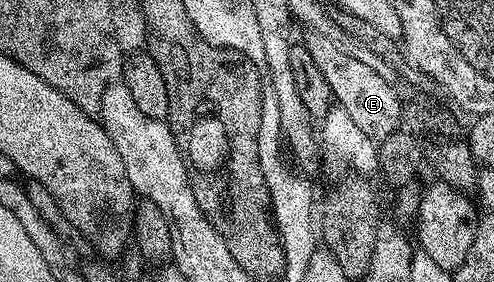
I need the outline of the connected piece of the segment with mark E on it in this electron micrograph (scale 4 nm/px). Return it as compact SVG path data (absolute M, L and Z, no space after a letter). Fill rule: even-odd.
M307 30L304 46L306 52L312 57L316 69L324 77L328 85L333 102L352 117L352 122L364 128L364 133L369 139L381 141L387 138L387 132L394 127L398 120L398 109L404 104L403 97L398 96L395 84L380 77L376 70L363 62L356 61L347 54L338 53L335 45L328 41L322 34Z

